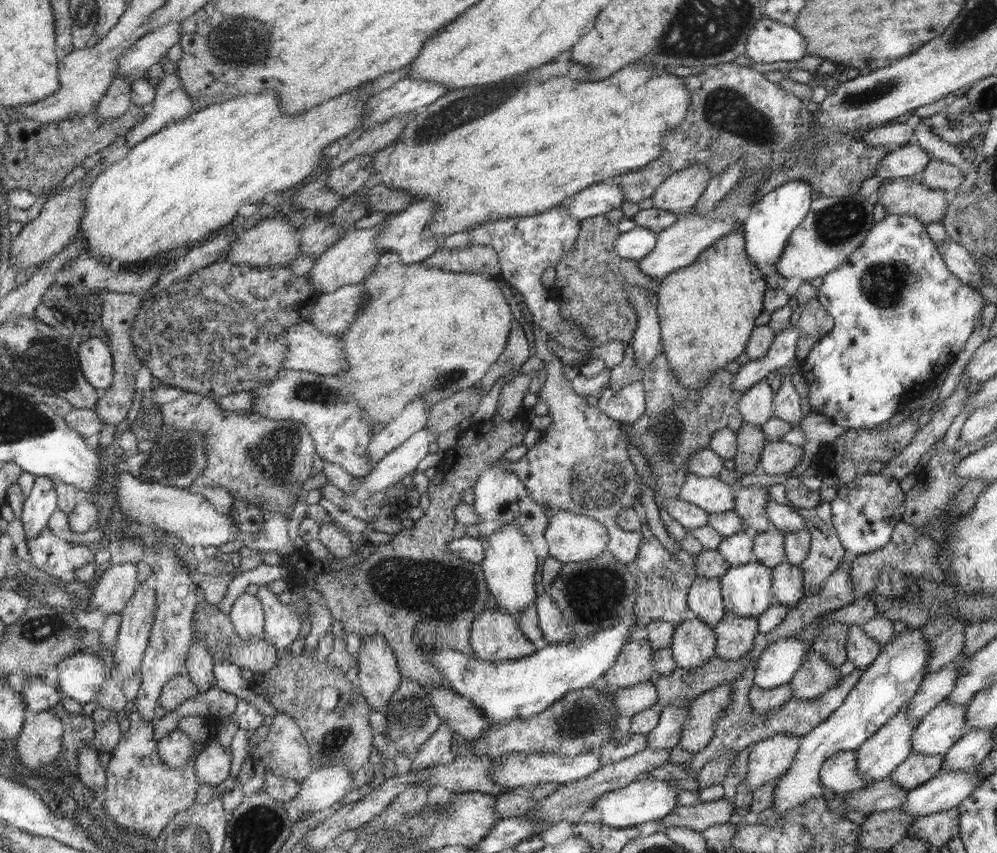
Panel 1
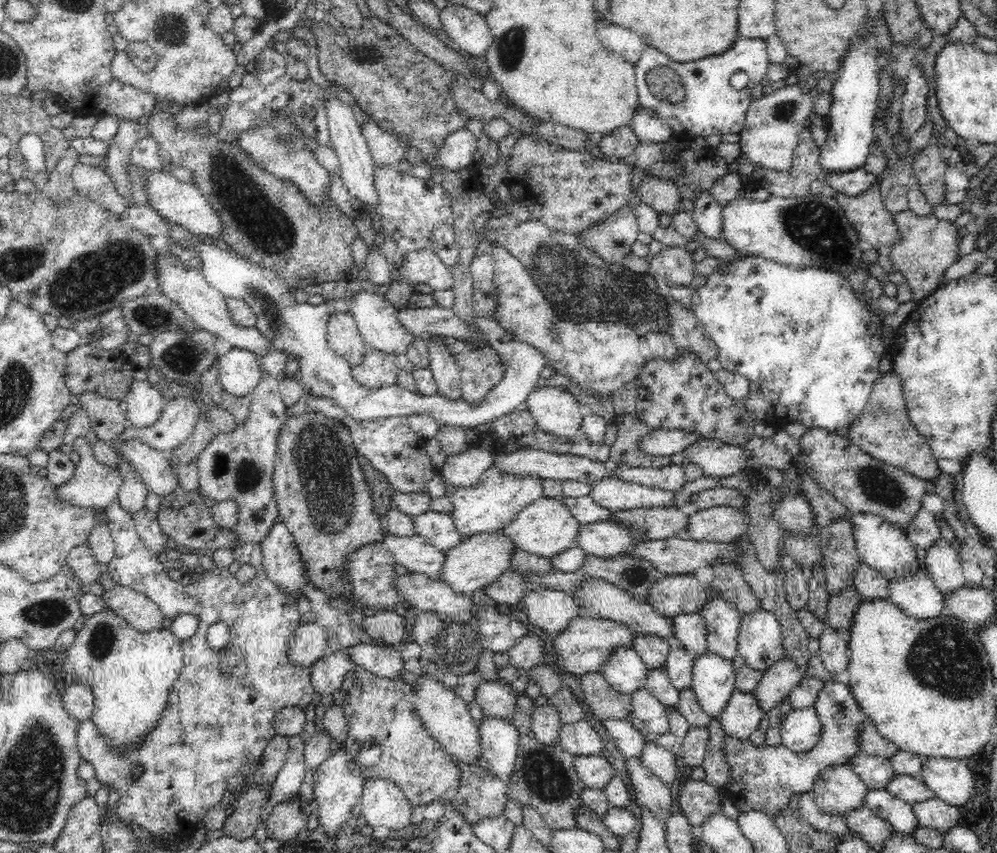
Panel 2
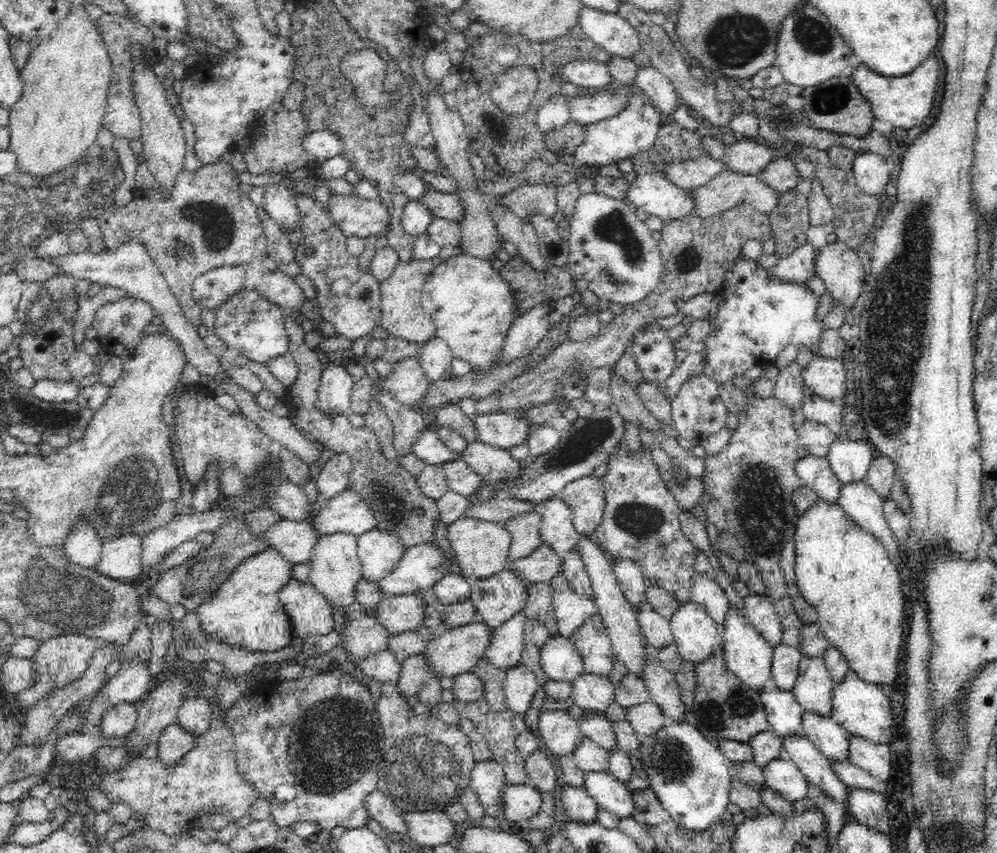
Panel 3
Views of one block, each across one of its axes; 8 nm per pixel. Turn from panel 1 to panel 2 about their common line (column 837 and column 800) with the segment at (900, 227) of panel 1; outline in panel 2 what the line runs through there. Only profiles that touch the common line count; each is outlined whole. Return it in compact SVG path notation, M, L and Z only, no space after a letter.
M746 255L735 262L725 262L724 267L707 276L706 284L694 291L692 296L692 312L695 318L702 324L706 334L716 343L718 356L722 369L744 376L750 382L750 393L742 398L742 403L750 413L753 421L766 421L776 425L788 423L802 424L809 429L826 429L835 432L840 428L848 427L858 418L858 415L866 408L874 384L883 373L889 362L889 354L884 351L882 339L876 324L870 318L869 311L860 304L854 294L854 290L847 278L836 272L811 268L798 269L786 267L774 263L772 260L760 259L756 256Z

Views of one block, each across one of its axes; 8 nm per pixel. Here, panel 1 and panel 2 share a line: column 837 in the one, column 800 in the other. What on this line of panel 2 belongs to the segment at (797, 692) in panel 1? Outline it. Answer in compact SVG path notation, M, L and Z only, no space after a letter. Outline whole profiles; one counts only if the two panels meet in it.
M790 659L779 660L762 674L760 682L752 695L765 712L772 711L784 696L789 696L792 688L802 682L802 671L798 664Z

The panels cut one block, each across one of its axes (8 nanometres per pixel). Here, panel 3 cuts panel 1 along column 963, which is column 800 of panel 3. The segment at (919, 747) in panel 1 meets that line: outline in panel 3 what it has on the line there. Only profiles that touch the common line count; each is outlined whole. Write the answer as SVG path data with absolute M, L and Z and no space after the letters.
M778 687L759 693L766 712L770 731L780 739L804 736L801 704L792 691L784 692Z

